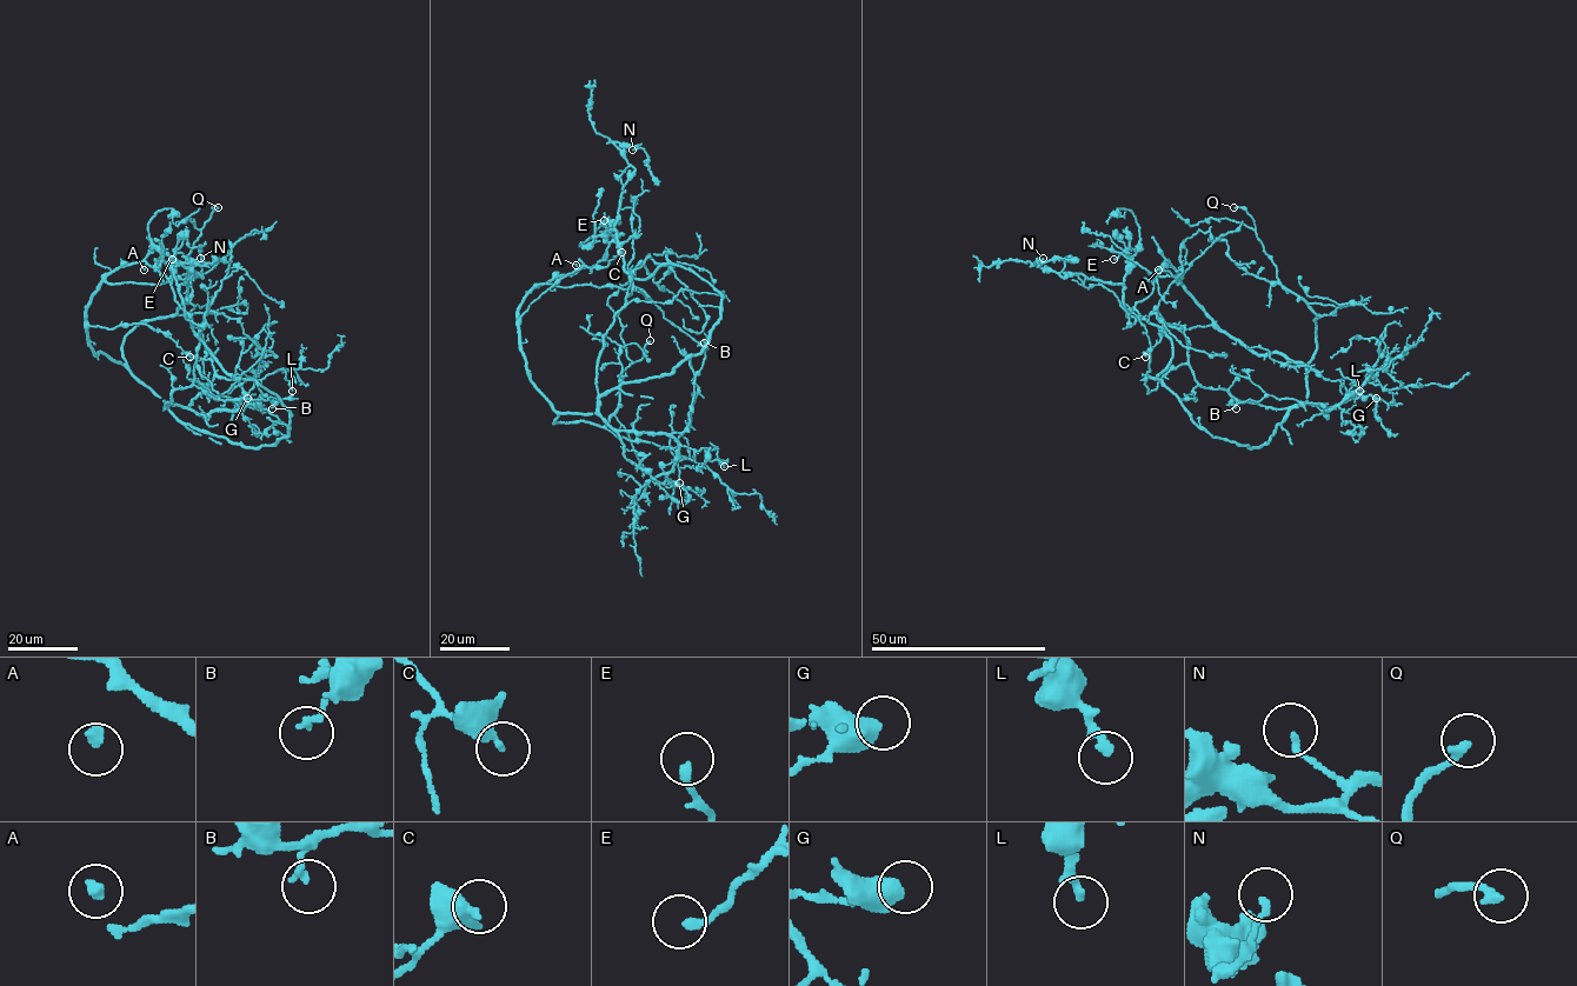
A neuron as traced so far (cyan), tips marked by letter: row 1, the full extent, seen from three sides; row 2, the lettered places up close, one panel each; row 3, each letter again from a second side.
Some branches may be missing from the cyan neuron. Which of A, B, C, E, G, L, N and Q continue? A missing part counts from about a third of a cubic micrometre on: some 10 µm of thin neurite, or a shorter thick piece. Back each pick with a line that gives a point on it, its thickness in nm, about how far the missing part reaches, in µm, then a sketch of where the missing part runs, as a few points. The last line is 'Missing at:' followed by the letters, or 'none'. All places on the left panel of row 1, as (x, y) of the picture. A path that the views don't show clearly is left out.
A: (144, 270) | 280 nm | 15 µm | (144, 270), (154, 297), (168, 310)
Missing at: A

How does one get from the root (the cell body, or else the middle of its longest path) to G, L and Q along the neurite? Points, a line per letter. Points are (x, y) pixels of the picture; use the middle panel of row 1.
G: (637, 279), (684, 266), (722, 297), (722, 315), (699, 353), (599, 399), (625, 457), (669, 487), (679, 482)
L: (637, 279), (690, 268), (720, 294), (722, 315), (699, 353), (607, 390), (599, 413), (724, 466)
Q: (637, 279), (612, 241), (604, 260), (538, 285), (518, 311), (519, 348), (554, 422), (604, 426), (650, 340)

